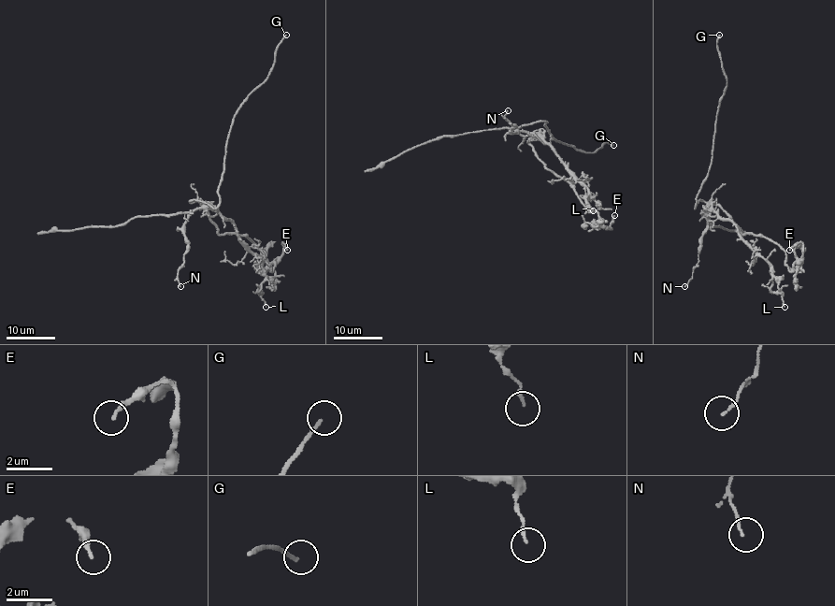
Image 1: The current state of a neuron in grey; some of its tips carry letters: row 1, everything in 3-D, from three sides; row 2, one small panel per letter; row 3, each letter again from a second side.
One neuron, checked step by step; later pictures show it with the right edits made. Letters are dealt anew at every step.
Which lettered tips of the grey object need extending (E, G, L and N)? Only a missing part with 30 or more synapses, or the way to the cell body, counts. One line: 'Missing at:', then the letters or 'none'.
Missing at: G

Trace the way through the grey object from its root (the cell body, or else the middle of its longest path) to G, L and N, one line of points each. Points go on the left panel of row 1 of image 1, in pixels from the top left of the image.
G: (196, 201), (214, 209), (218, 205), (218, 186), (233, 117), (240, 104), (268, 76), (277, 47), (286, 35)
L: (196, 201), (190, 201), (212, 206), (228, 218), (237, 238), (262, 261), (266, 280), (259, 294), (266, 307)
N: (196, 201), (190, 201), (200, 201), (202, 206), (194, 210), (184, 224), (188, 251), (177, 274), (180, 286)

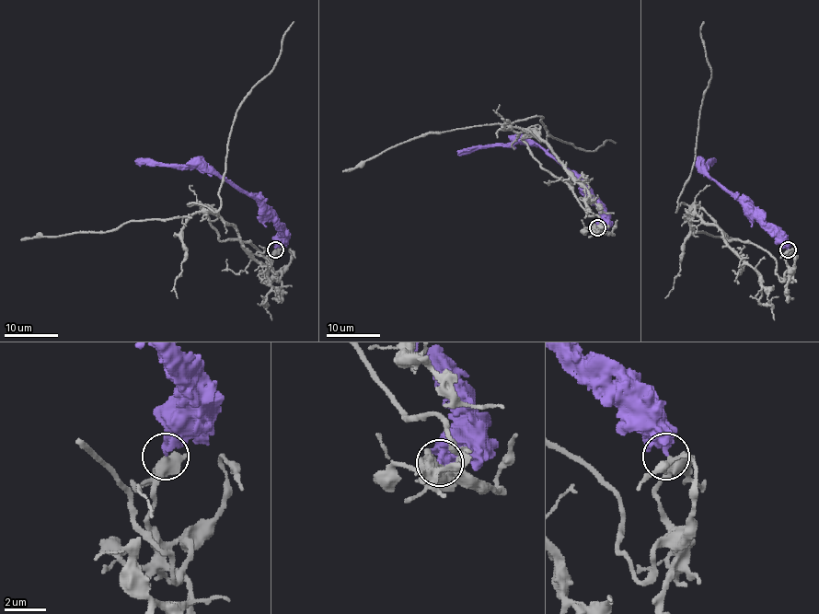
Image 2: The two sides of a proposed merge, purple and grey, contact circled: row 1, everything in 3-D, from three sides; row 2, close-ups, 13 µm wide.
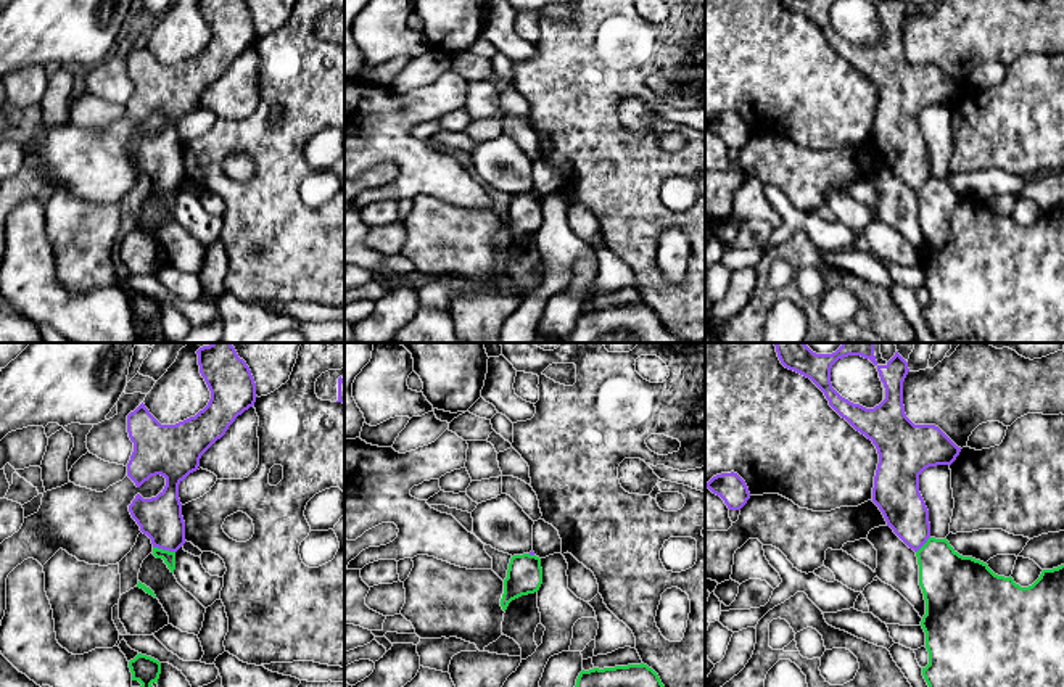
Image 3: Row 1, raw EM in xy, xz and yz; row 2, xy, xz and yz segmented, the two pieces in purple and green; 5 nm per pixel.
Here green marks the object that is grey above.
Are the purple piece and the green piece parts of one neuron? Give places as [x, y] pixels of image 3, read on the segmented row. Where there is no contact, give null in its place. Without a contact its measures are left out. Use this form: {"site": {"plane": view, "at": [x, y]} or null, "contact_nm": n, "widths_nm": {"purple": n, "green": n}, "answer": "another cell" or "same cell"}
{"site": {"plane": "xy", "at": [164, 549]}, "contact_nm": 120, "widths_nm": {"purple": 220, "green": 60}, "answer": "another cell"}

